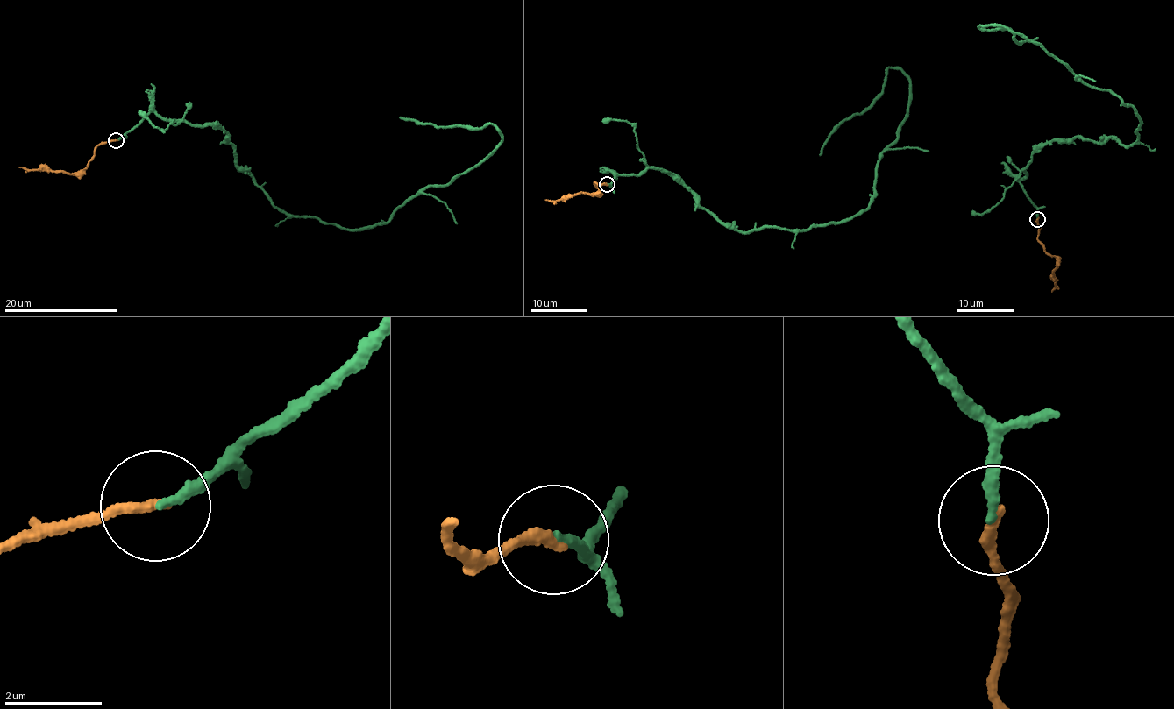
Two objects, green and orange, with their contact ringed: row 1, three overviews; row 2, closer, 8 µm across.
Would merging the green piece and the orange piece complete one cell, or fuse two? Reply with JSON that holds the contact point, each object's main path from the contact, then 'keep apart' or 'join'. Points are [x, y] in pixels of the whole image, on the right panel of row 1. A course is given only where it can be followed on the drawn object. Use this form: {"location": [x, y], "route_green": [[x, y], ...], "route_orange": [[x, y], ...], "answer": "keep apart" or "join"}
{"location": [1037, 219], "route_green": [[1037, 219], [1020, 180], [1039, 146], [1106, 137], [1127, 147], [1142, 120], [1036, 43], [979, 27], [1038, 38]], "route_orange": [[1037, 219], [1039, 242], [1048, 253], [1055, 257], [1056, 262], [1051, 272], [1056, 286], [1051, 292]], "answer": "join"}

